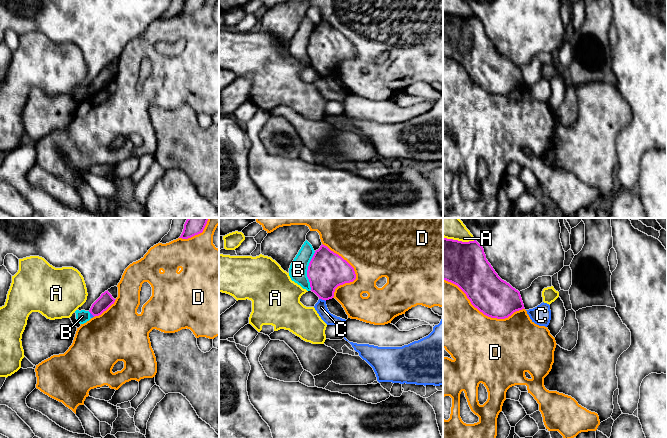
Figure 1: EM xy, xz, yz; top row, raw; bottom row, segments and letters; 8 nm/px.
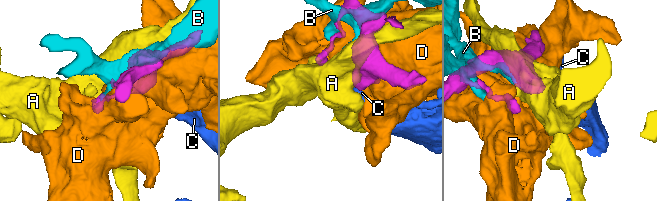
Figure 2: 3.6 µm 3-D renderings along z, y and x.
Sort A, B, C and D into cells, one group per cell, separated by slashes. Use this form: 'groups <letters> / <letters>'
groups A / B / C / D

